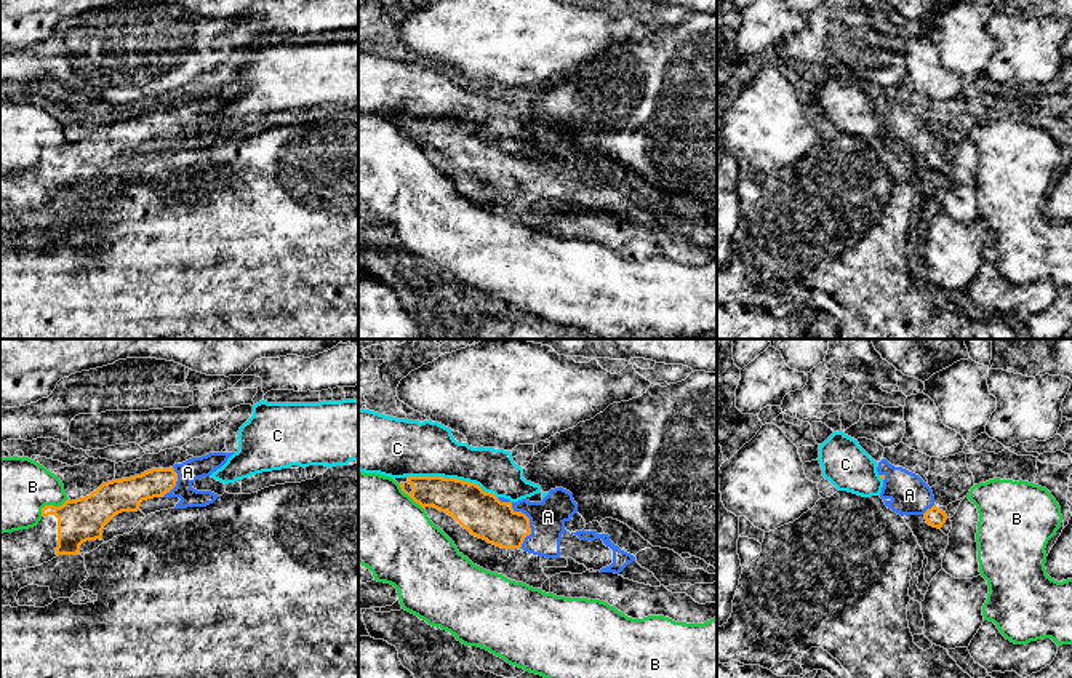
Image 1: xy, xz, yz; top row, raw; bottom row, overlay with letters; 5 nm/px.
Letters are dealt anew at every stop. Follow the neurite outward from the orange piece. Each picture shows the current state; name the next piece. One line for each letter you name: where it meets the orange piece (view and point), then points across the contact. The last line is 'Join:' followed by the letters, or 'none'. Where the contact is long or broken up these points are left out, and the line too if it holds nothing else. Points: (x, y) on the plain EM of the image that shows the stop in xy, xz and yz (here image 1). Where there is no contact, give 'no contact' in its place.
A: xz (530, 171) | across xz (484, 157), (511, 171), (530, 171), (548, 159)
Join: A

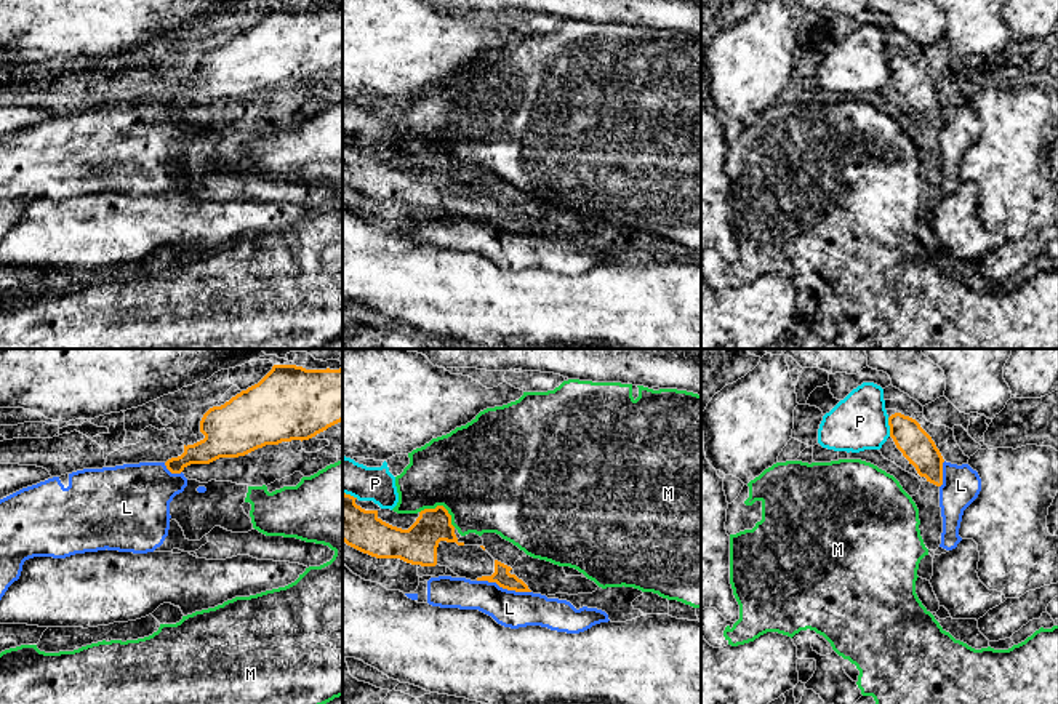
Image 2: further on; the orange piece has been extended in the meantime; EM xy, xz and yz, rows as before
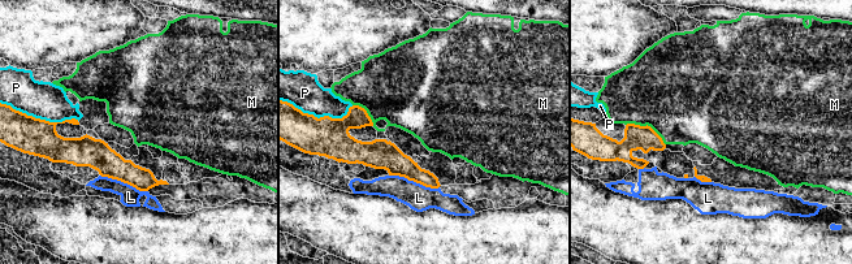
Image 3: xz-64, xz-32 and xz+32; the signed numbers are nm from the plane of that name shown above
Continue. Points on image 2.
Join: none

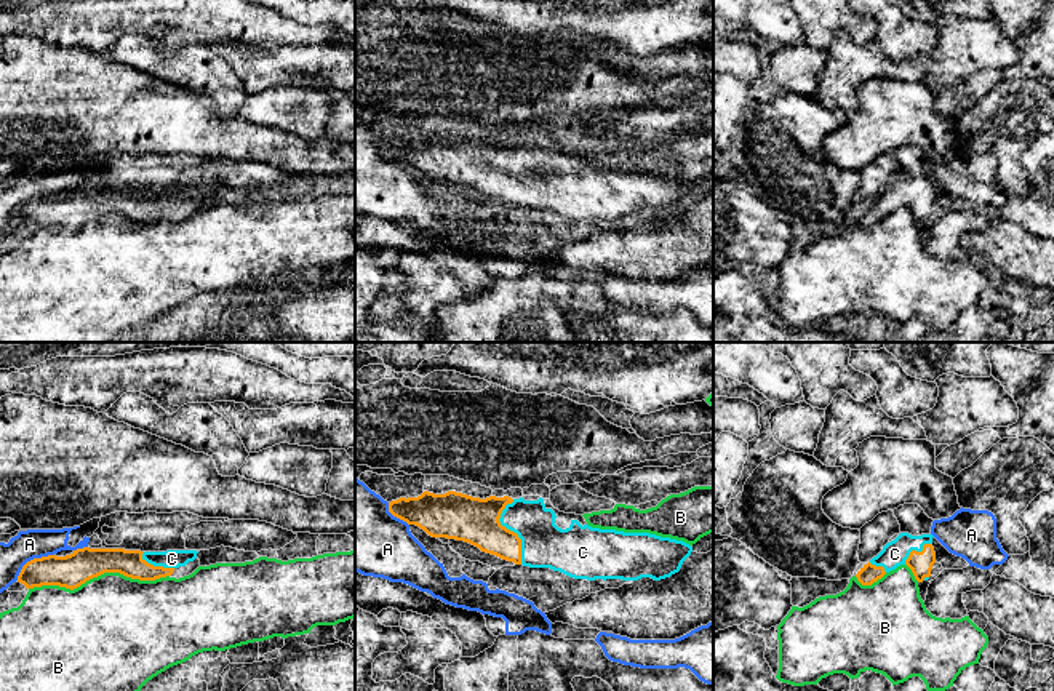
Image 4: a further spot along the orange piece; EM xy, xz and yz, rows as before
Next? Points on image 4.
C: xz (509, 171) | across xz (461, 159), (509, 171), (523, 173), (544, 186)
Join: C

